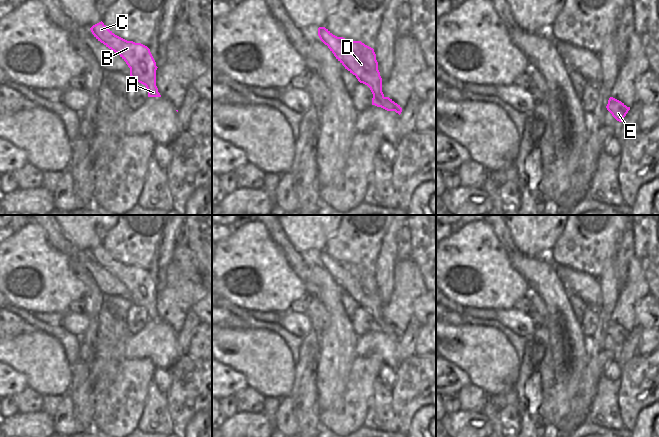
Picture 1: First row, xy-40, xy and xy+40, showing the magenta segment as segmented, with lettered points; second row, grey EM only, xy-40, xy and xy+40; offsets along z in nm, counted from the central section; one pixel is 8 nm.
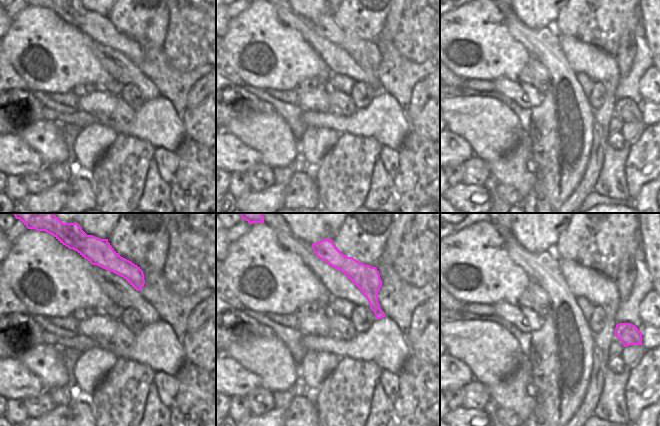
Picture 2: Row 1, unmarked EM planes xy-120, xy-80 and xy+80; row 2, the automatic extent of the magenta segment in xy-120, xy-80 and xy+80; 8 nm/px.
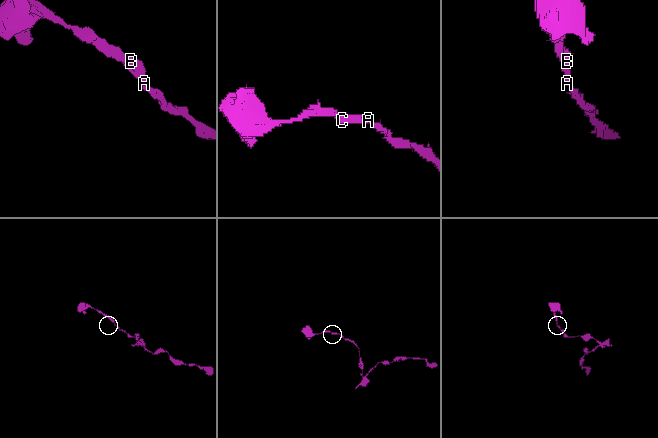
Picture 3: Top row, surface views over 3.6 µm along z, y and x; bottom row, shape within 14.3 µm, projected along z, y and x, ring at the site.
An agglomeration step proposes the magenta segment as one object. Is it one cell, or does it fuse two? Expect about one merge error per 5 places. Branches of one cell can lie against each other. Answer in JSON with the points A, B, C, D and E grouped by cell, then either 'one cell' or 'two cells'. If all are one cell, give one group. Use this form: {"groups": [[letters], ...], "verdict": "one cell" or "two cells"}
{"groups": [["A", "B", "C", "D", "E"]], "verdict": "one cell"}

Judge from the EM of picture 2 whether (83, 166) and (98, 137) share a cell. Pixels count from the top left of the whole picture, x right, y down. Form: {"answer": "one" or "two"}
{"answer": "one"}

